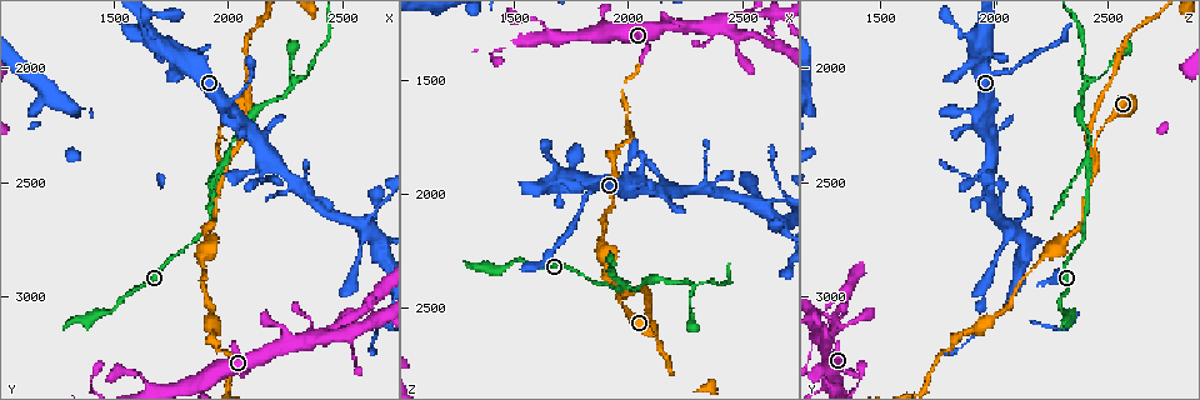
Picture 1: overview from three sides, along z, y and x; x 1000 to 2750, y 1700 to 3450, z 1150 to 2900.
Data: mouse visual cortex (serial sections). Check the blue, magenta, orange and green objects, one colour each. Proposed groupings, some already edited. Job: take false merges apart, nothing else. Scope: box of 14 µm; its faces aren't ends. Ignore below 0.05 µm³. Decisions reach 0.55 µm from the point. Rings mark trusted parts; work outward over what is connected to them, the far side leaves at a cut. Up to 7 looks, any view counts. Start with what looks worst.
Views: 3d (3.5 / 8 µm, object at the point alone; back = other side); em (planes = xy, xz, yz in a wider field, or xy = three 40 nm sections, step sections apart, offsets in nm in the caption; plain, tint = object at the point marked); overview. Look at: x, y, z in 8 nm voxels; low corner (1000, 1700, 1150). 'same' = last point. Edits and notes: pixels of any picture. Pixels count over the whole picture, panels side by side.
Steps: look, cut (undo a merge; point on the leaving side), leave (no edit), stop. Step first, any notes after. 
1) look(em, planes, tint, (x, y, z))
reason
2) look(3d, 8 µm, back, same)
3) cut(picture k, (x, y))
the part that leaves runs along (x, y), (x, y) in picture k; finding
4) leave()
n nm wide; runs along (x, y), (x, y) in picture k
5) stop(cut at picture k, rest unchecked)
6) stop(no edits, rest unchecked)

look(3d, 8 µm, back, (1980, 2420, 2440))
three-way junction

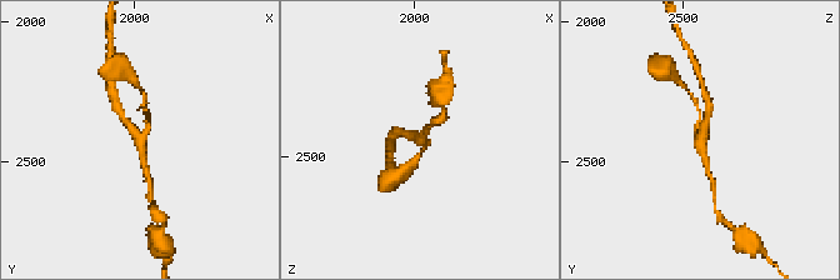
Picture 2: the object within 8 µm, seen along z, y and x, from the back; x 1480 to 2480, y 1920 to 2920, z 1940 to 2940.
look(em, xy, step 3, tint, (1970, 2420, 2450))
now the EM

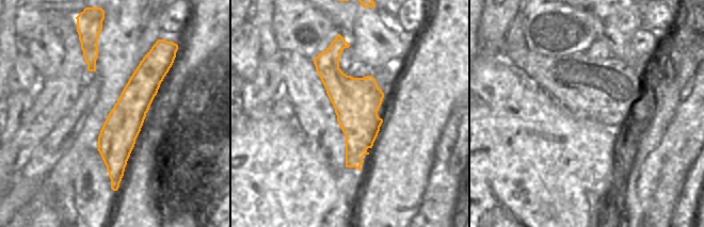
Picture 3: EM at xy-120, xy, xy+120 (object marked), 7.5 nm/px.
leave()
arms of 150, 200, 200 nm; runs along (696, 106), (699, 111), (696, 136), (708, 173) in picture 2; all the same cell

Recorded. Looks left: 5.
look(3d, 3.5 µm, back, (2280, 2080, 2410))
three arms meet

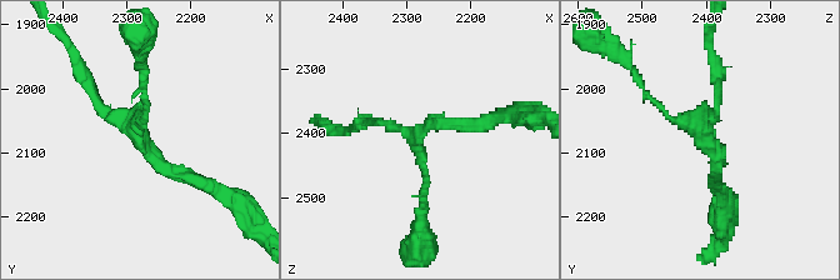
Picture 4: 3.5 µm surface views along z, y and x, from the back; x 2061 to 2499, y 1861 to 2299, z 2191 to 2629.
look(em, xy, step 5, tint, (2285, 2070, 2400))

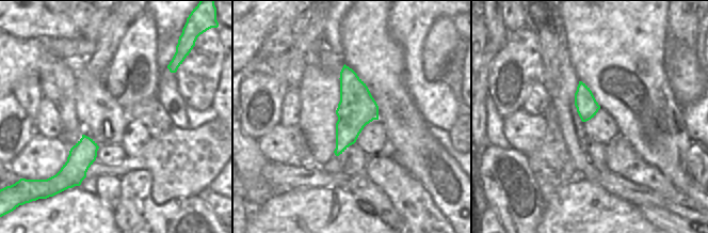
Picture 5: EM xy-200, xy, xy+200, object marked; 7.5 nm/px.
leave()
arms of 100, 100, 150 nm; runs along (200, 183), (139, 140), (143, 86) in picture 4; continuous, no second cell

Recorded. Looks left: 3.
look(3d, 8 µm, (1810, 2020, 2030))
thick turns thin

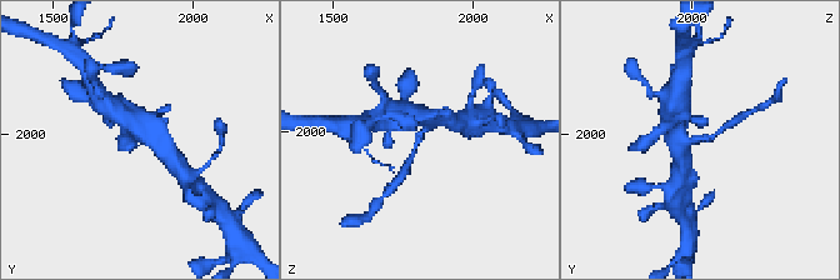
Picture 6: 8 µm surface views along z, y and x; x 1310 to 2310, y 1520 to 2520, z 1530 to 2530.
look(3d, 3.5 µm, back, (1810, 2030, 2020))
closer look

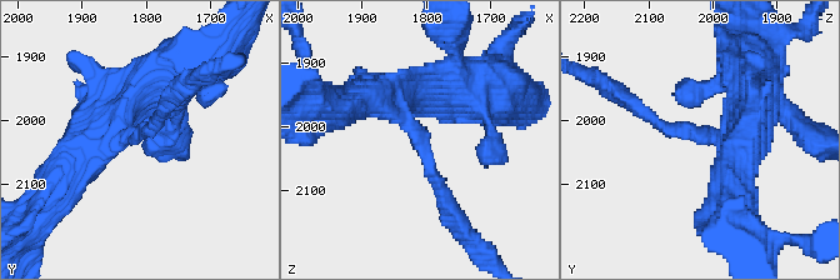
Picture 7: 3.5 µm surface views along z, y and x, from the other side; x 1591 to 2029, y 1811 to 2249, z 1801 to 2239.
look(em, planes, tint, (1805, 2025, 2030))
arms of 150, 450 nm; need the tissue

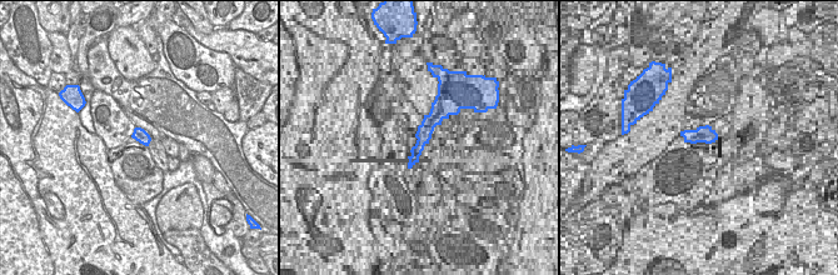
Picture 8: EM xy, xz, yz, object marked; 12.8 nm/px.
cut(picture 7, (638, 110))
the part that leaves runs along (675, 130), (593, 80) in picture 7; two cells meet here

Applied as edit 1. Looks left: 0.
stop(cut at picture 7, rest unchecked)

